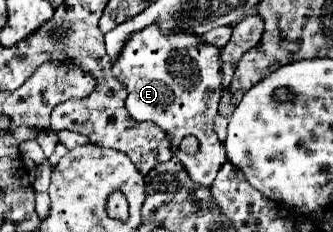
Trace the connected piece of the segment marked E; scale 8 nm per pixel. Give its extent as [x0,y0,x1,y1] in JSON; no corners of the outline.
[112,25,226,187]

